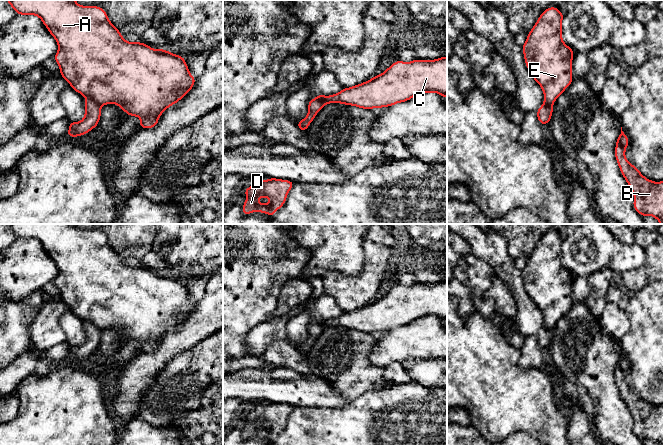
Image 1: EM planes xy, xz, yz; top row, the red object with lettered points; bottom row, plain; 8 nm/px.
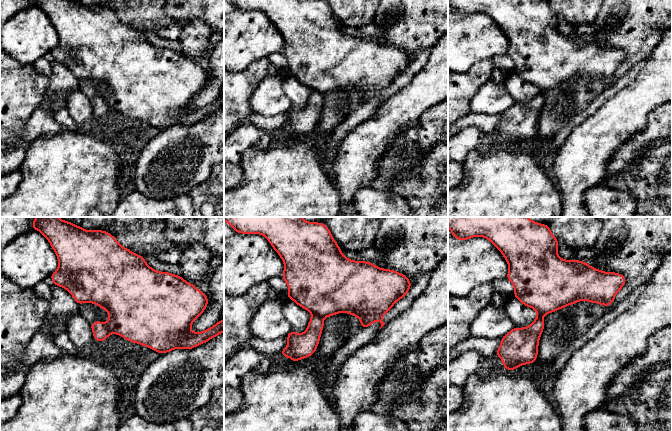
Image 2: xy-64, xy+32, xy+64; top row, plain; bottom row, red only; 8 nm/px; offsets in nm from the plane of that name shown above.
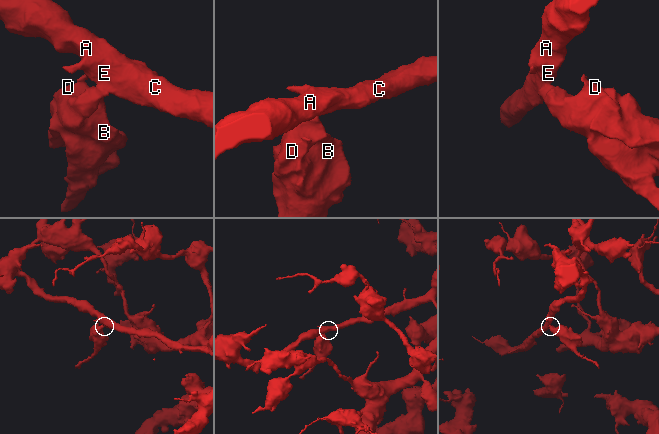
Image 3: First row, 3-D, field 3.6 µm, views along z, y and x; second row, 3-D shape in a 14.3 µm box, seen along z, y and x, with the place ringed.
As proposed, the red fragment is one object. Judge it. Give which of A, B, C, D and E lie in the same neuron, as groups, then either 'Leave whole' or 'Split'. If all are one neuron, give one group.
Groups: A C E / B D. Split

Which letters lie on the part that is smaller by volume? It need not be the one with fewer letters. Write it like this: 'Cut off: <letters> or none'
Cut off: B, D

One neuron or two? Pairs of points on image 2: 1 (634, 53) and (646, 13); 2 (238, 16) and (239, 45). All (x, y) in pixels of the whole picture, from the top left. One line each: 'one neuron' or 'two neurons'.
1: one neuron
2: one neuron

